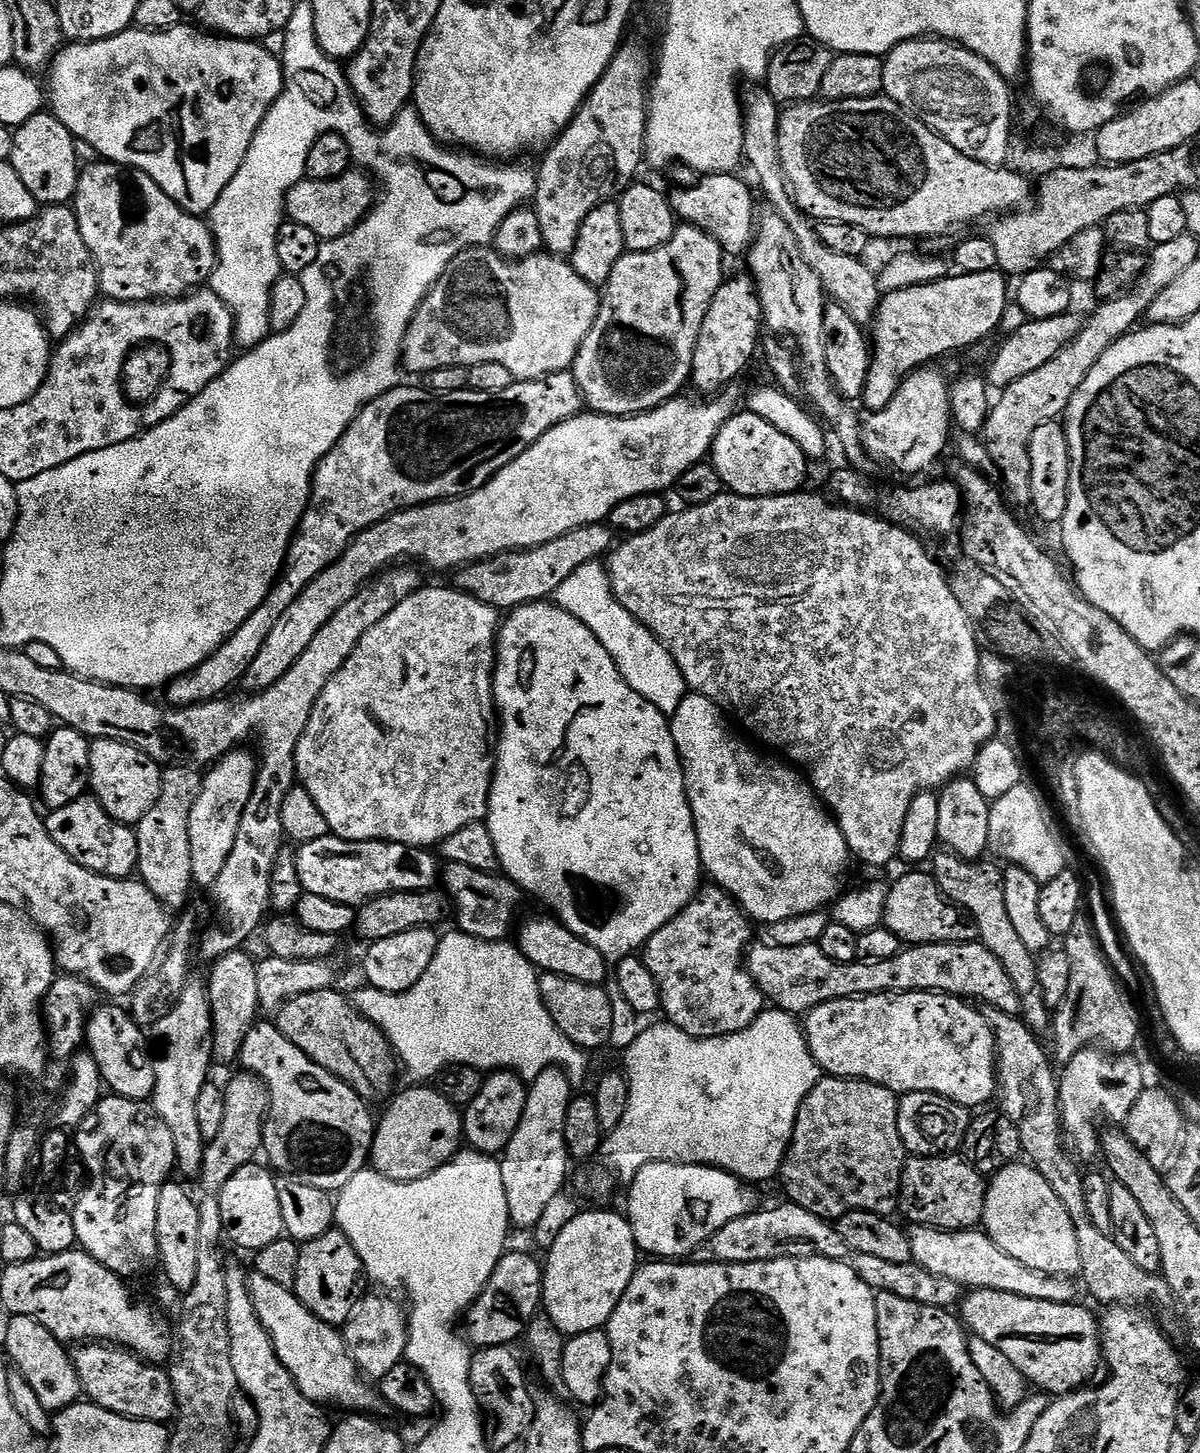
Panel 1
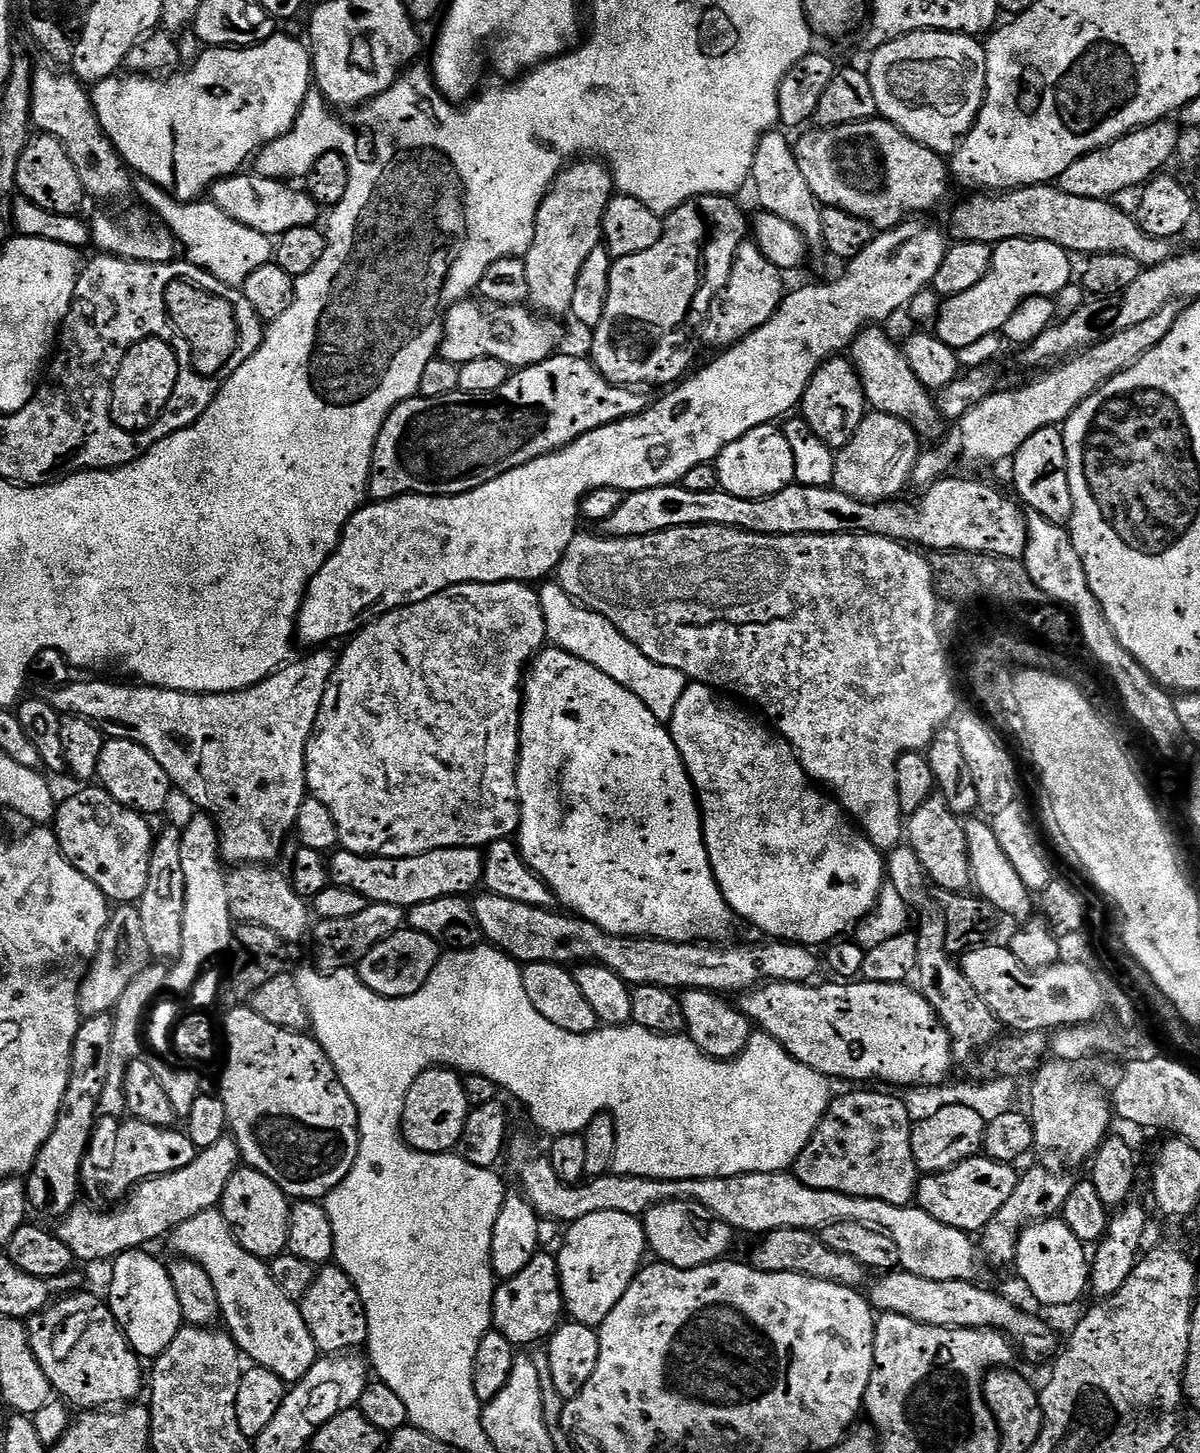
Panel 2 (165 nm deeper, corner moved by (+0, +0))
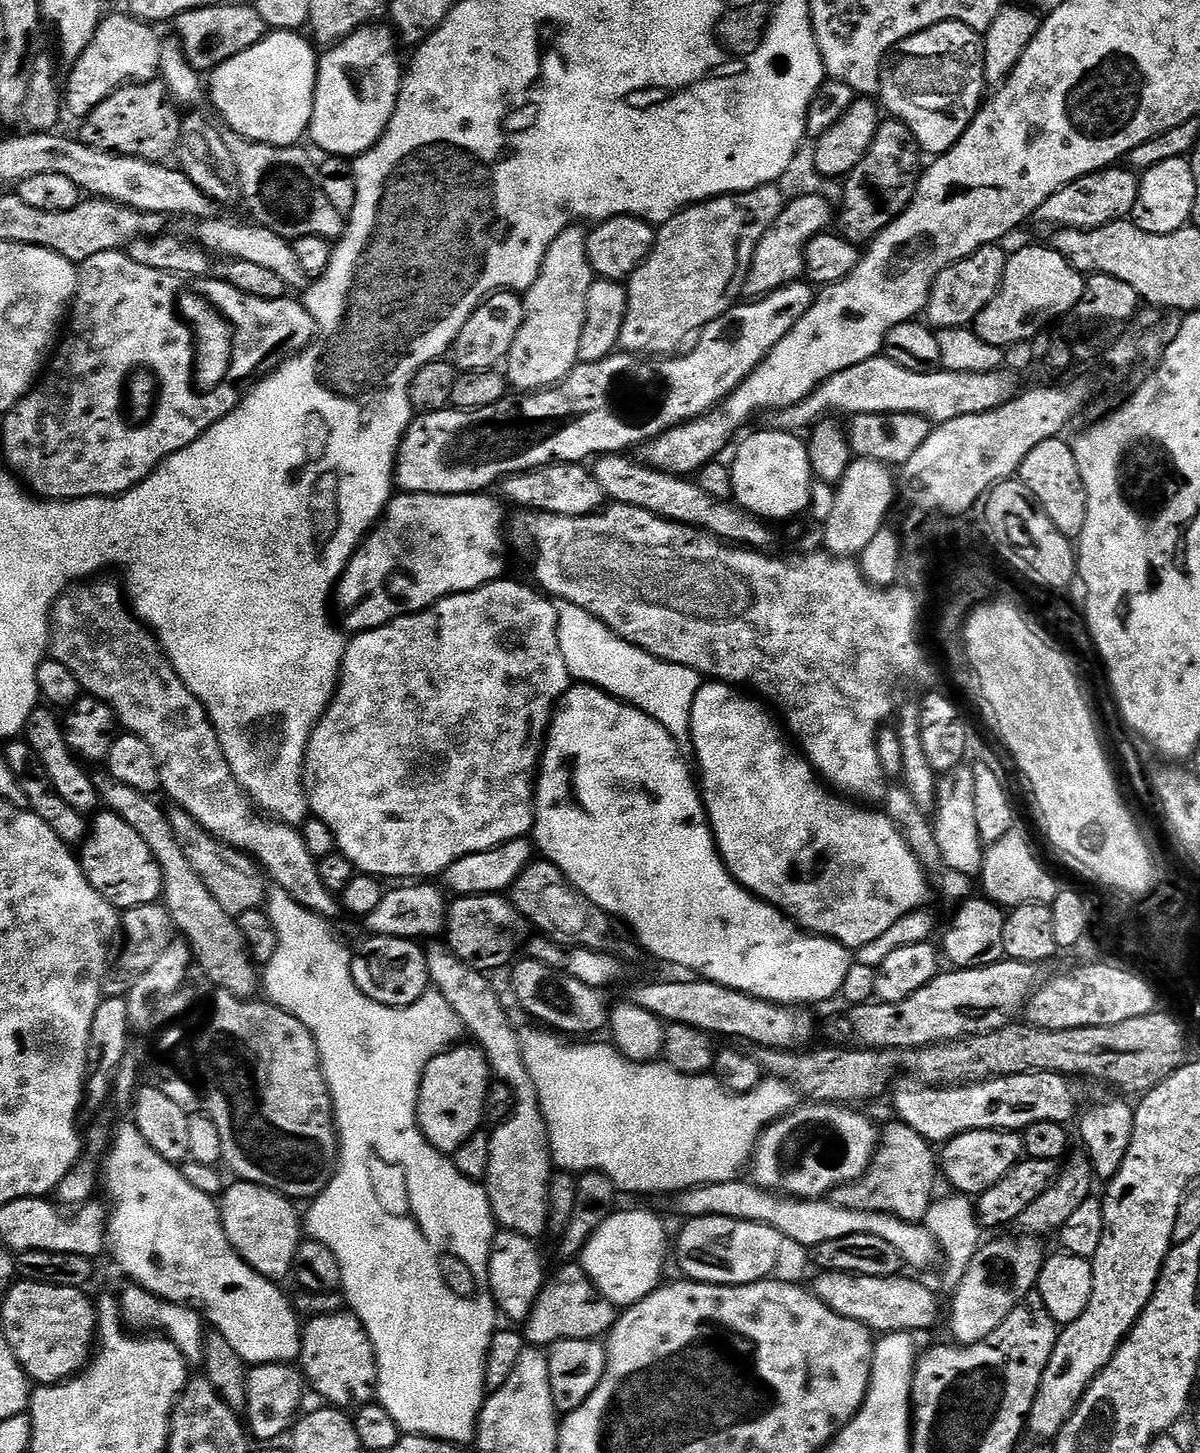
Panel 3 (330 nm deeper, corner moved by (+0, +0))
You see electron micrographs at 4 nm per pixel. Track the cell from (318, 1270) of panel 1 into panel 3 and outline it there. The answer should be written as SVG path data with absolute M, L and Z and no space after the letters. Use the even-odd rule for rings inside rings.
M350 1310L314 1316L303 1325L298 1364L307 1387L324 1399L321 1401L345 1410L373 1403L376 1394L374 1346L362 1322Z

